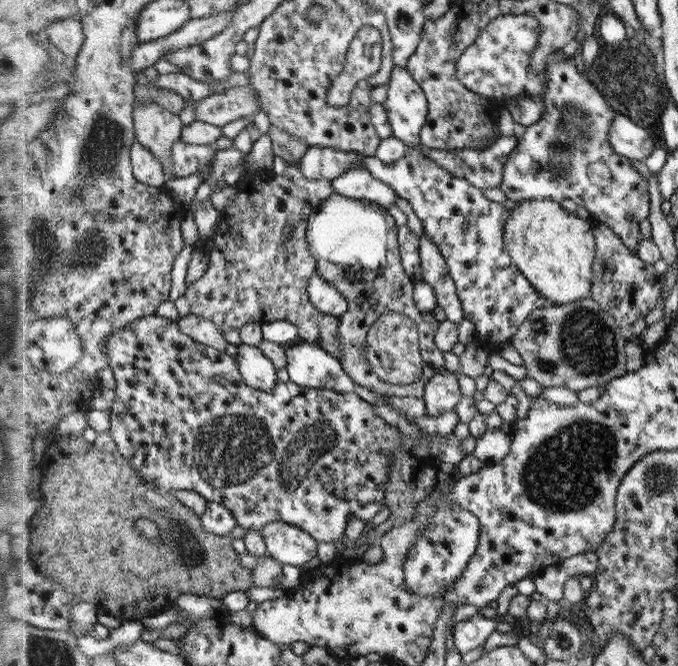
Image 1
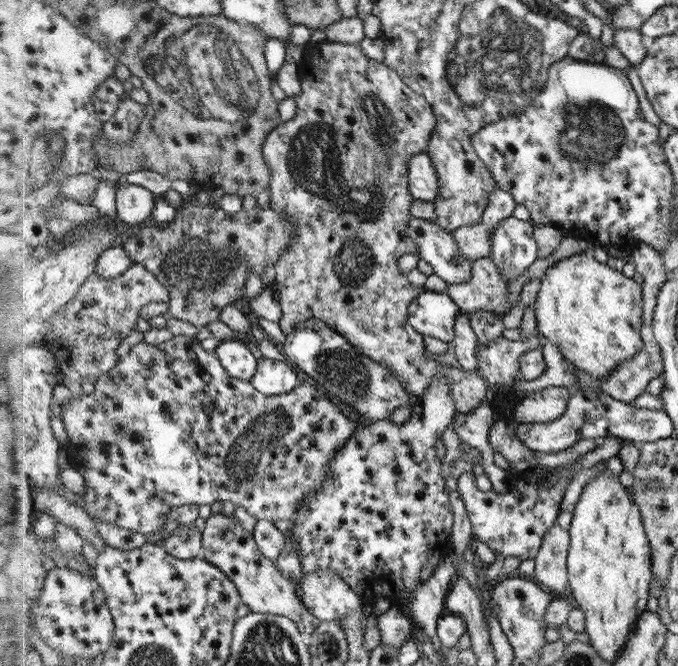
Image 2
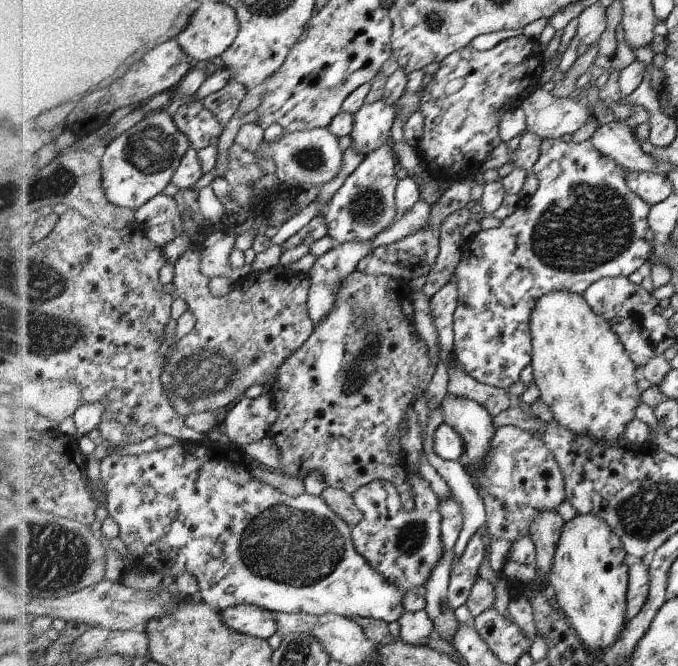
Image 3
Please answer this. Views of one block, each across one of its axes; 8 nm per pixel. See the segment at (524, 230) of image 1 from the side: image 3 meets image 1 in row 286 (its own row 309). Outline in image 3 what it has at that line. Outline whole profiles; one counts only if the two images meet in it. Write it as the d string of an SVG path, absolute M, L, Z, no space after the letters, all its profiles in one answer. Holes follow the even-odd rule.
M568 290L549 291L548 294L544 294L544 296L538 300L538 306L535 307L530 322L533 345L531 365L533 368L533 379L540 393L540 404L552 410L552 414L554 415L553 420L556 420L557 424L574 432L574 434L590 434L590 436L594 436L598 441L604 440L604 442L608 442L610 446L616 444L618 438L623 438L624 430L626 430L628 422L634 420L634 410L636 410L636 406L640 404L640 392L638 392L638 388L636 388L636 376L634 376L634 374L636 374L636 366L634 366L633 360L629 358L624 344L621 343L620 336L612 330L610 324L606 322L601 315L597 315L593 311L593 308L586 303L582 294L572 293Z

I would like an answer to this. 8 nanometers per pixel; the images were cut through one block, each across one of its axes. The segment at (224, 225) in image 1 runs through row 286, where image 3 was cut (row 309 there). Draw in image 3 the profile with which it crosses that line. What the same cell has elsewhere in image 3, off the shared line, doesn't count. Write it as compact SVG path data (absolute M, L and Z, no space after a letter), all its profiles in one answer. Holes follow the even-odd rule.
M202 246L188 249L178 263L176 286L188 290L186 300L198 316L198 326L175 346L176 350L166 365L163 383L180 415L190 415L228 408L232 402L242 398L254 384L266 388L267 380L276 375L280 365L310 338L315 329L309 317L308 298L312 283L307 274L292 272L288 266L276 265L266 272L254 272L242 286L223 297L208 294L206 275L201 269Z

